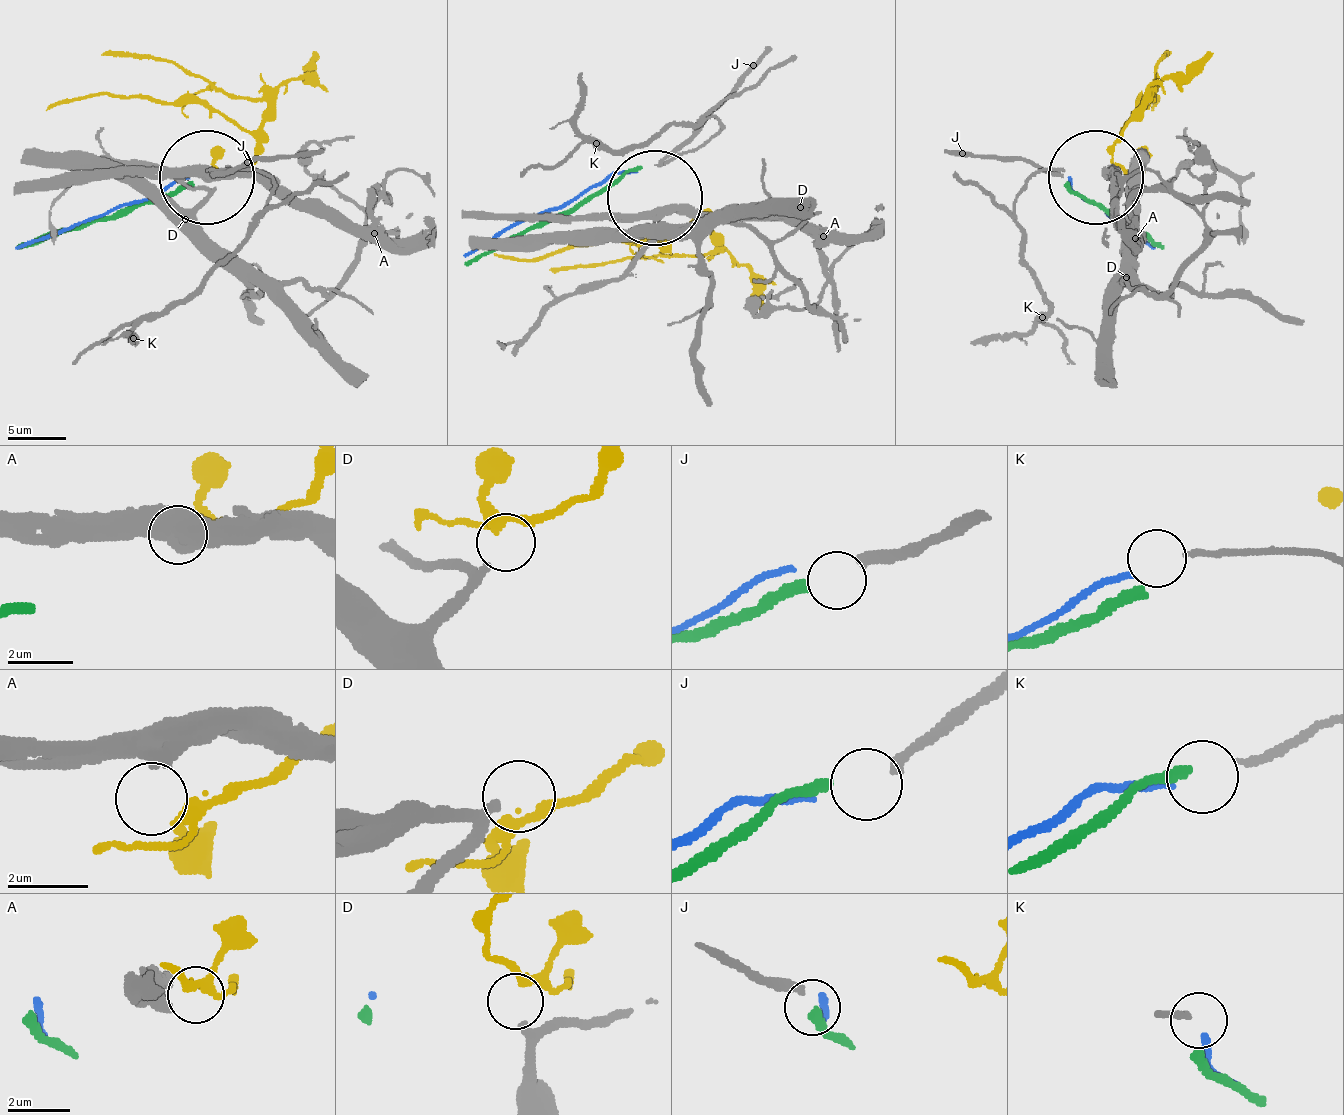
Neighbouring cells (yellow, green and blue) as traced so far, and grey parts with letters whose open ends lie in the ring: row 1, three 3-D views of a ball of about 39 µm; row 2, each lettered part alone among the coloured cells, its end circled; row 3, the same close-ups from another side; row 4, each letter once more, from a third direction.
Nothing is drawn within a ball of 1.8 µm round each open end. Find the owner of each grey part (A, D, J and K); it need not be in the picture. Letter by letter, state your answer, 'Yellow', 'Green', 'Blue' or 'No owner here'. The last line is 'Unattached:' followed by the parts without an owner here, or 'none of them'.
A: No owner here
D: Yellow
J: Green
K: Blue
Unattached: A

